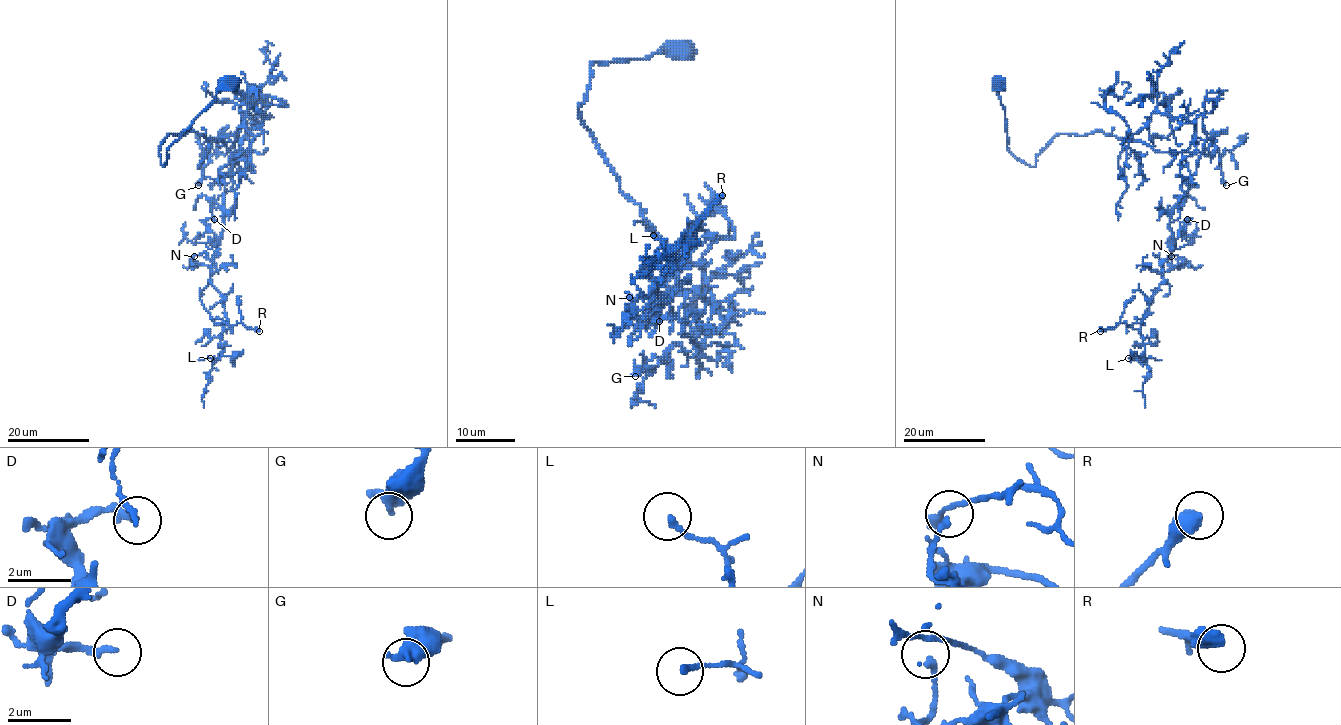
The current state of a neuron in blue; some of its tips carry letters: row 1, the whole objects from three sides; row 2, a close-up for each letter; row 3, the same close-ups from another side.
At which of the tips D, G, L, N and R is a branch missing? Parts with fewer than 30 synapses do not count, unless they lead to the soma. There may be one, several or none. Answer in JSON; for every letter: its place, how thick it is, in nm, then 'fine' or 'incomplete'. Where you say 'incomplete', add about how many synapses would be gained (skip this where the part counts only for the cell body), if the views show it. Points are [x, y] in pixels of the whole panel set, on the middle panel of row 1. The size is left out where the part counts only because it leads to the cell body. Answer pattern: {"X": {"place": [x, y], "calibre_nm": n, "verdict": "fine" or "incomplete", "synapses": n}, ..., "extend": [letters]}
{"D": {"place": [659, 321], "calibre_nm": 240, "verdict": "fine"}, "G": {"place": [635, 376], "calibre_nm": 440, "verdict": "fine"}, "L": {"place": [653, 235], "calibre_nm": 190, "verdict": "fine"}, "N": {"place": [629, 297], "calibre_nm": 160, "verdict": "fine"}, "R": {"place": [722, 195], "calibre_nm": 500, "verdict": "fine"}, "extend": []}

